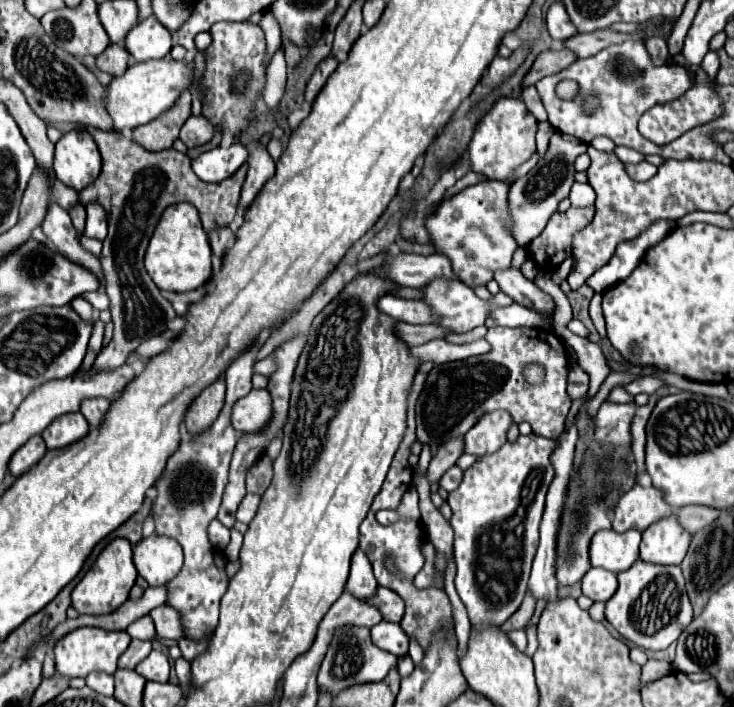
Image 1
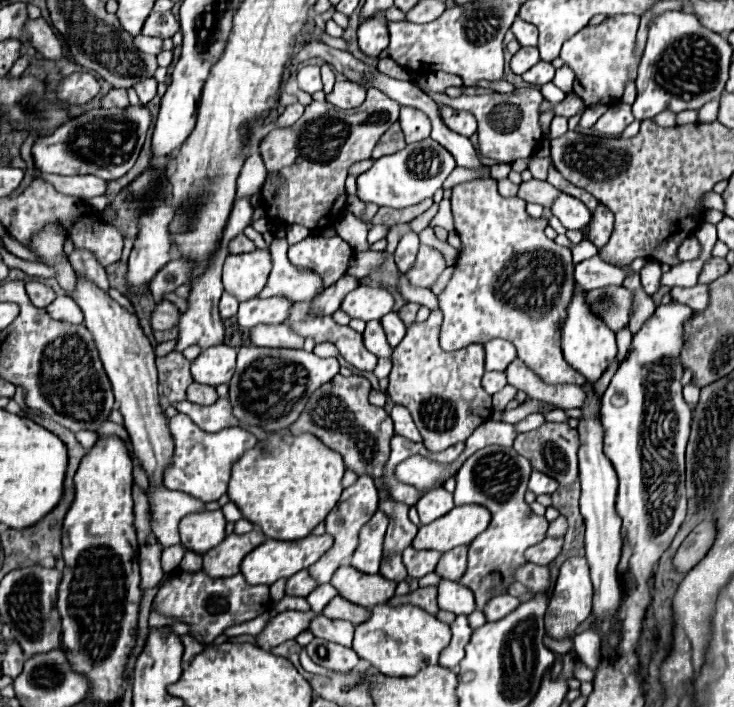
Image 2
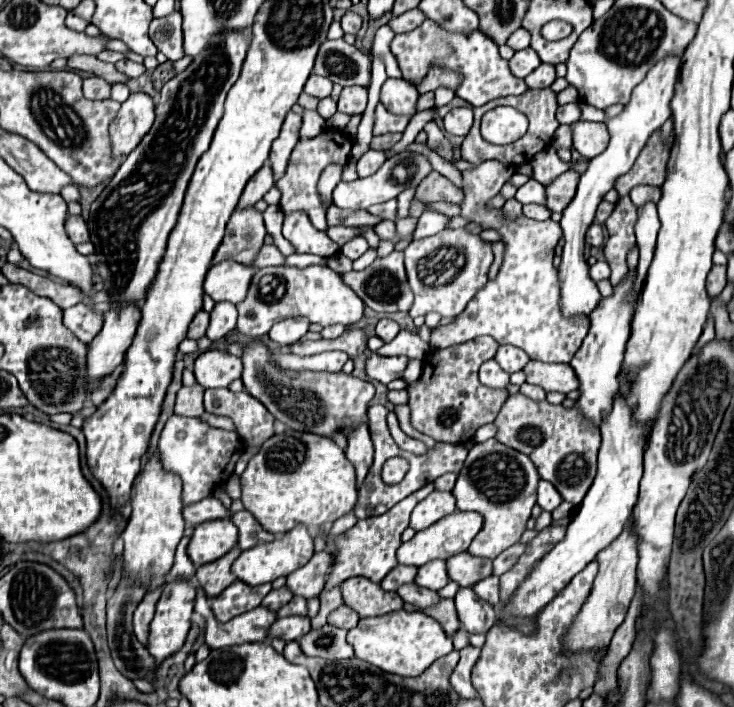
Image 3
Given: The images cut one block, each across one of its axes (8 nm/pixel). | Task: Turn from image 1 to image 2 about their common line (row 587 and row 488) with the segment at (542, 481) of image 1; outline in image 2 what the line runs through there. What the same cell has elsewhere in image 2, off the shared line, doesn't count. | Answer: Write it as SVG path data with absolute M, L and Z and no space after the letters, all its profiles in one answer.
M486 446L474 452L458 470L456 474L456 490L454 502L456 504L480 504L490 510L492 522L488 530L484 530L472 544L468 546L468 570L462 576L460 584L468 586L476 596L478 610L494 596L488 588L496 582L506 582L514 568L526 564L524 550L532 544L538 544L546 538L548 522L544 516L536 516L530 506L524 502L526 484L530 480L532 466L512 448L504 446Z

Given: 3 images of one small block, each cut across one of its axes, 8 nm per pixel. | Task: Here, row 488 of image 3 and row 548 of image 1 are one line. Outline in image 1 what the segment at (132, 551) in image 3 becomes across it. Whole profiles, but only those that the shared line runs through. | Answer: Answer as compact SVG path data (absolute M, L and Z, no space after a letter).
M152 534L140 540L134 548L134 564L138 574L150 586L168 584L182 568L184 556L174 538Z

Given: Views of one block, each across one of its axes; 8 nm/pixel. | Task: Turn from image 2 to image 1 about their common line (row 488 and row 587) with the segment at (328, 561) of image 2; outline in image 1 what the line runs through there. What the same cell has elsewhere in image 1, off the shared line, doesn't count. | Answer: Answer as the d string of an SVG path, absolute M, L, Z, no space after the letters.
M358 548L352 556L352 566L350 566L346 590L354 598L366 602L366 600L372 598L372 594L376 594L376 588L378 588L378 584L376 584L376 578L372 574L372 566L370 566L366 554Z

